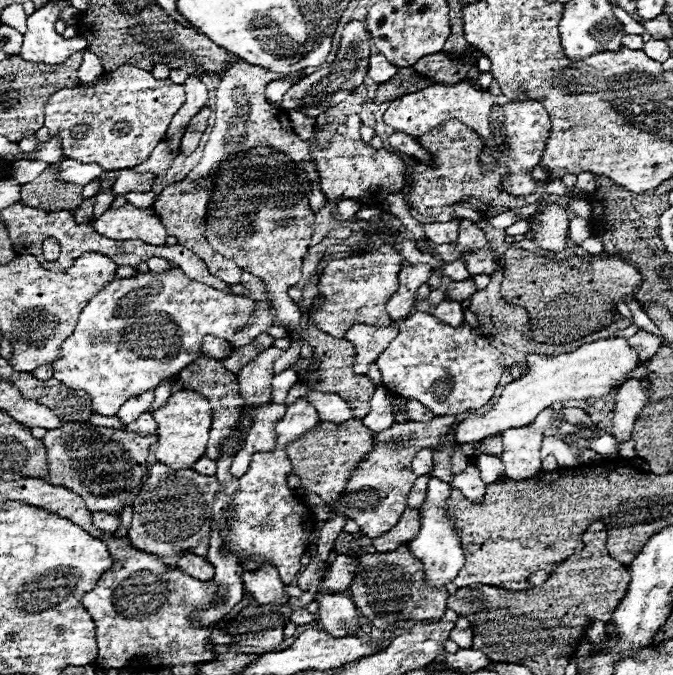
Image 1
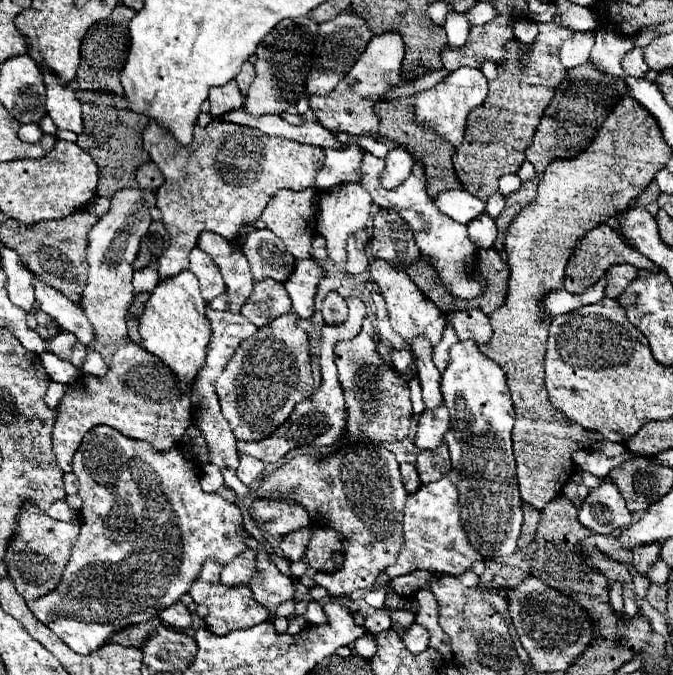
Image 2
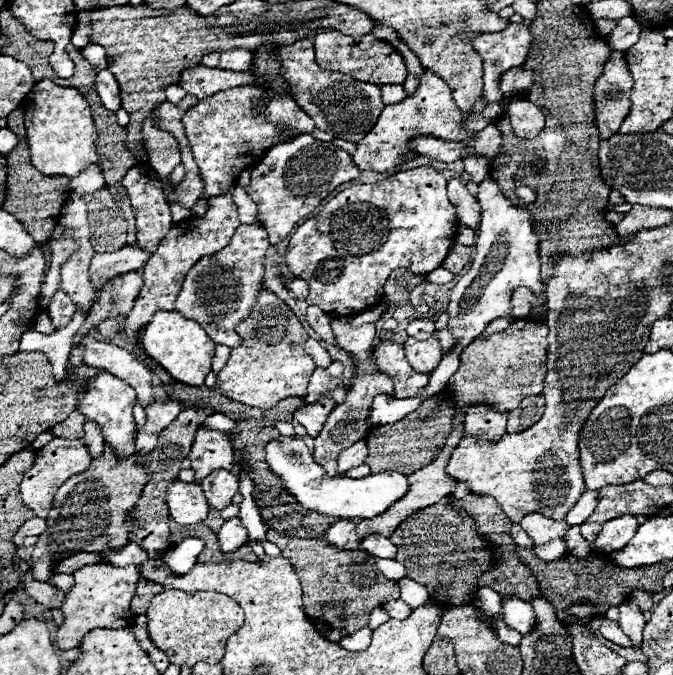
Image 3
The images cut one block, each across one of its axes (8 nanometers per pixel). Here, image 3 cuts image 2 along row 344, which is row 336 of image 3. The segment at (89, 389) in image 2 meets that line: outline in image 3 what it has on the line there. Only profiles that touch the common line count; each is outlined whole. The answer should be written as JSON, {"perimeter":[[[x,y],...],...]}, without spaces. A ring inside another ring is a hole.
{"perimeter":[[[228,192],[224,196],[210,198],[208,212],[204,218],[182,220],[164,236],[158,250],[152,254],[152,258],[142,268],[144,286],[140,288],[140,294],[134,302],[132,312],[124,320],[122,336],[126,338],[126,342],[136,344],[140,332],[146,328],[146,322],[150,322],[150,318],[158,310],[174,310],[178,290],[182,290],[182,282],[184,282],[190,266],[194,266],[194,262],[198,262],[198,258],[202,258],[206,254],[216,254],[218,250],[222,250],[222,246],[226,246],[230,242],[230,238],[234,236],[234,230],[238,226],[240,226],[240,218],[238,218],[236,206],[232,204],[230,192]]]}

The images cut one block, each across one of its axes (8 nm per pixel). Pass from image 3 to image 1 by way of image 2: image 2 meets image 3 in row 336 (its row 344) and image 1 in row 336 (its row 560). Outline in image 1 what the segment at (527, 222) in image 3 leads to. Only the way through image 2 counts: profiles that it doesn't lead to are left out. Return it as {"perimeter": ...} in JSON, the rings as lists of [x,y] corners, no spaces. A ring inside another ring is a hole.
{"perimeter":[[[416,312],[402,324],[406,326],[400,326],[398,336],[376,361],[383,384],[392,394],[418,400],[438,416],[462,414],[488,404],[506,366],[504,356],[486,338],[478,338],[468,324],[452,328],[426,312]]]}

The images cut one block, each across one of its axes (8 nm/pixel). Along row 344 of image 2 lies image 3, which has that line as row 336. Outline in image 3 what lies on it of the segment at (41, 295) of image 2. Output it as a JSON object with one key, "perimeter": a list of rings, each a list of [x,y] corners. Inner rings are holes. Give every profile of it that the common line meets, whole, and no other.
{"perimeter":[[[84,336],[80,342],[86,348],[84,362],[92,368],[102,368],[122,380],[126,380],[136,392],[142,406],[150,406],[154,402],[154,386],[152,386],[152,370],[142,364],[132,352],[110,344],[100,342],[92,336]]]}

